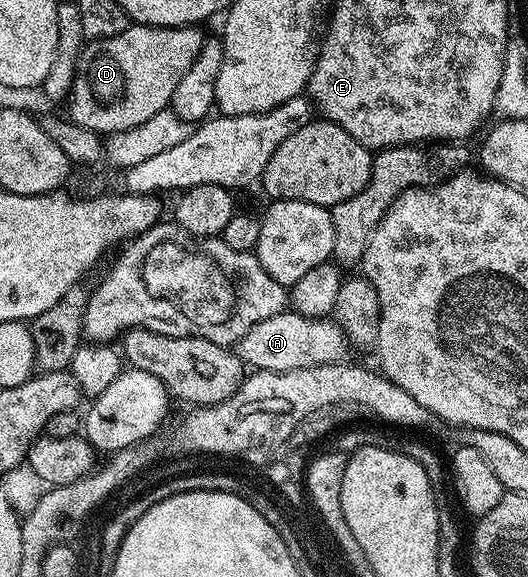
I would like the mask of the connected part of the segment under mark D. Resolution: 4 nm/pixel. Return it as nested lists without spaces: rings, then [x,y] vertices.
[[[133,23],[121,33],[93,39],[82,45],[81,54],[77,60],[73,90],[69,92],[67,98],[68,120],[79,127],[102,135],[110,135],[125,132],[129,128],[137,128],[153,115],[168,110],[175,95],[175,87],[179,87],[179,79],[187,75],[187,67],[195,63],[199,51],[205,46],[207,37],[206,34],[201,34],[201,31],[195,25],[155,27]]]

